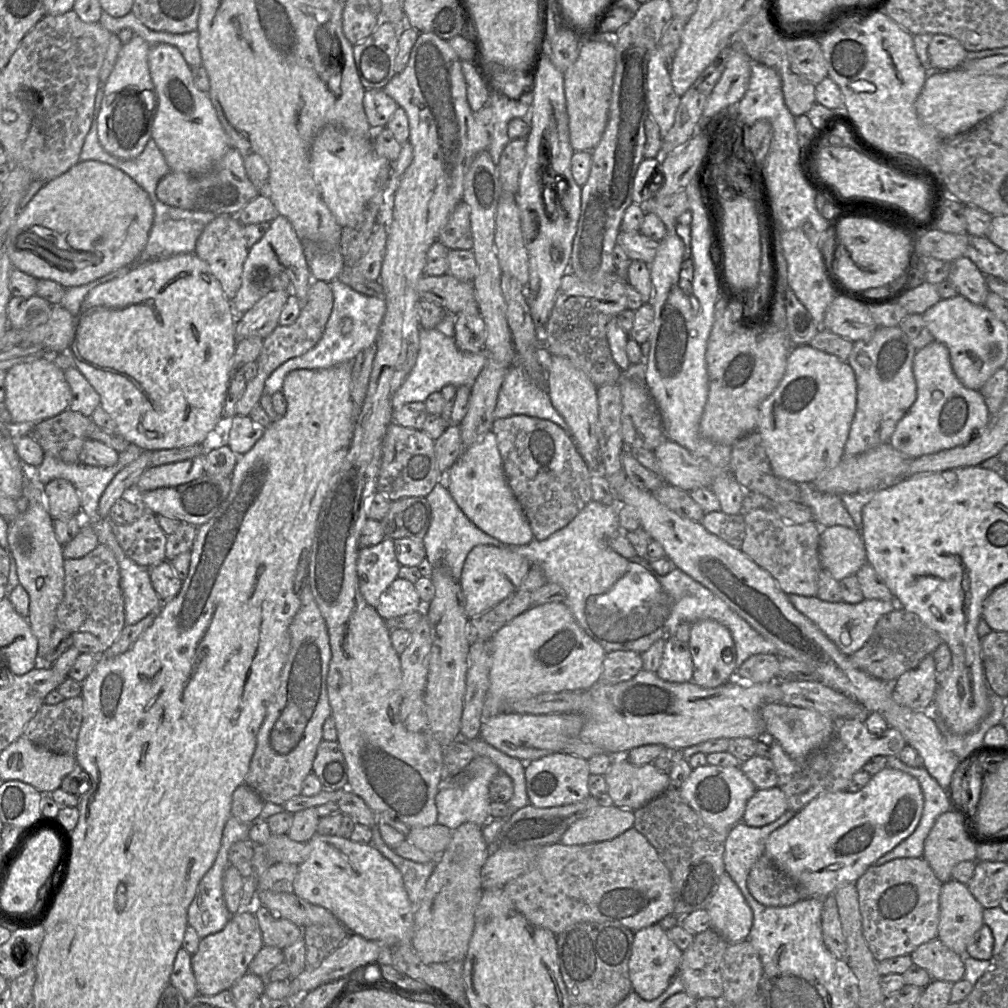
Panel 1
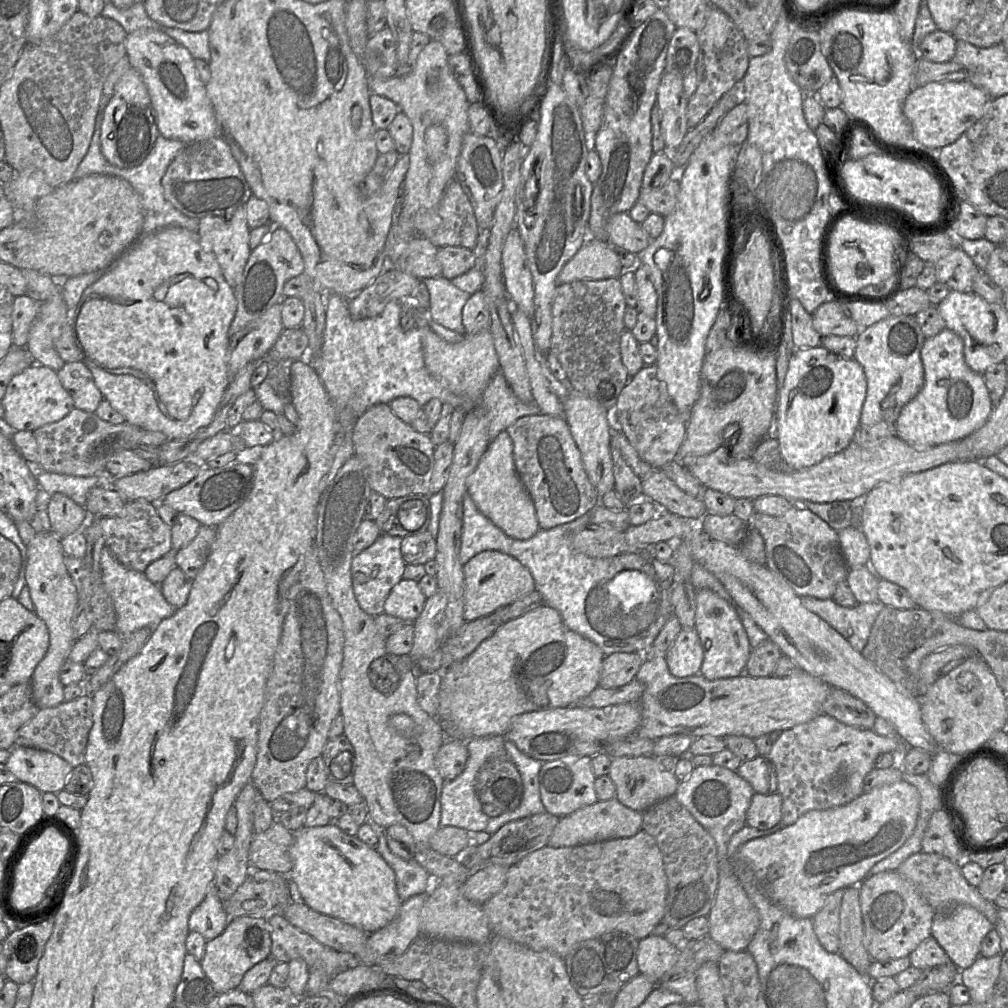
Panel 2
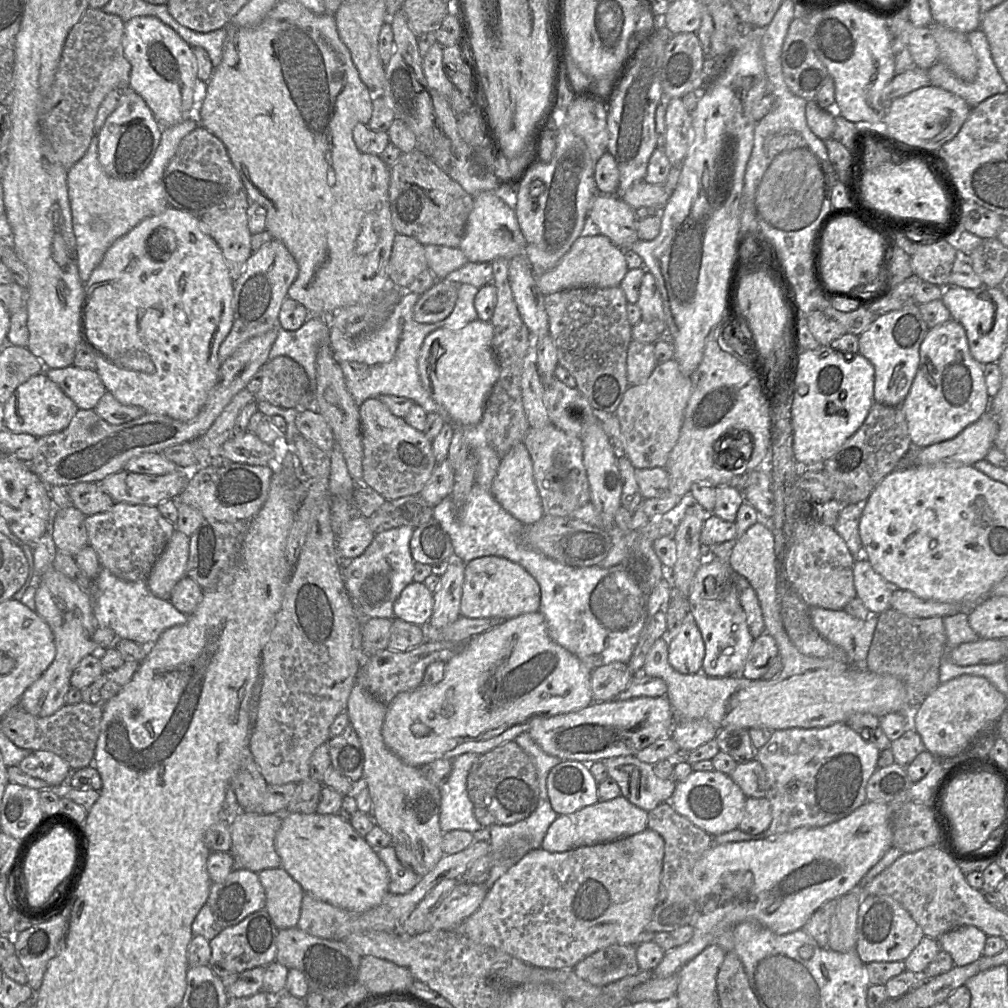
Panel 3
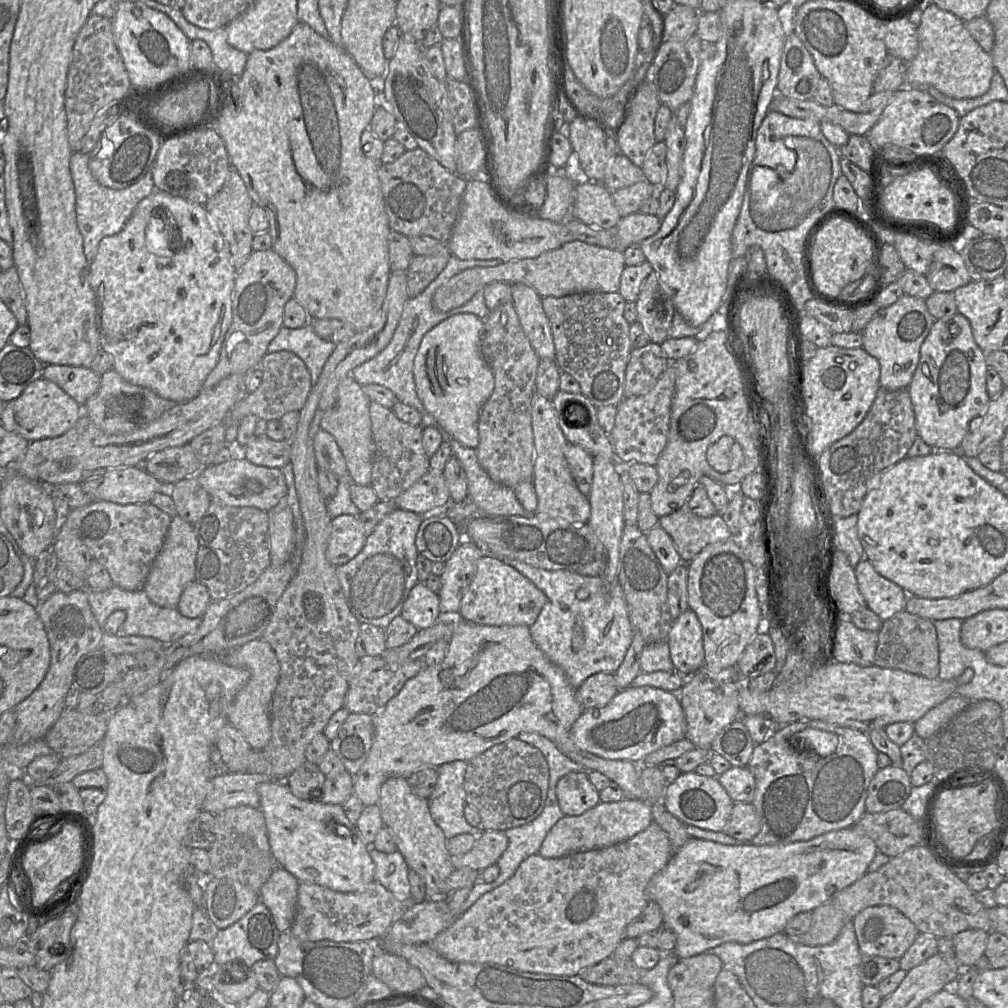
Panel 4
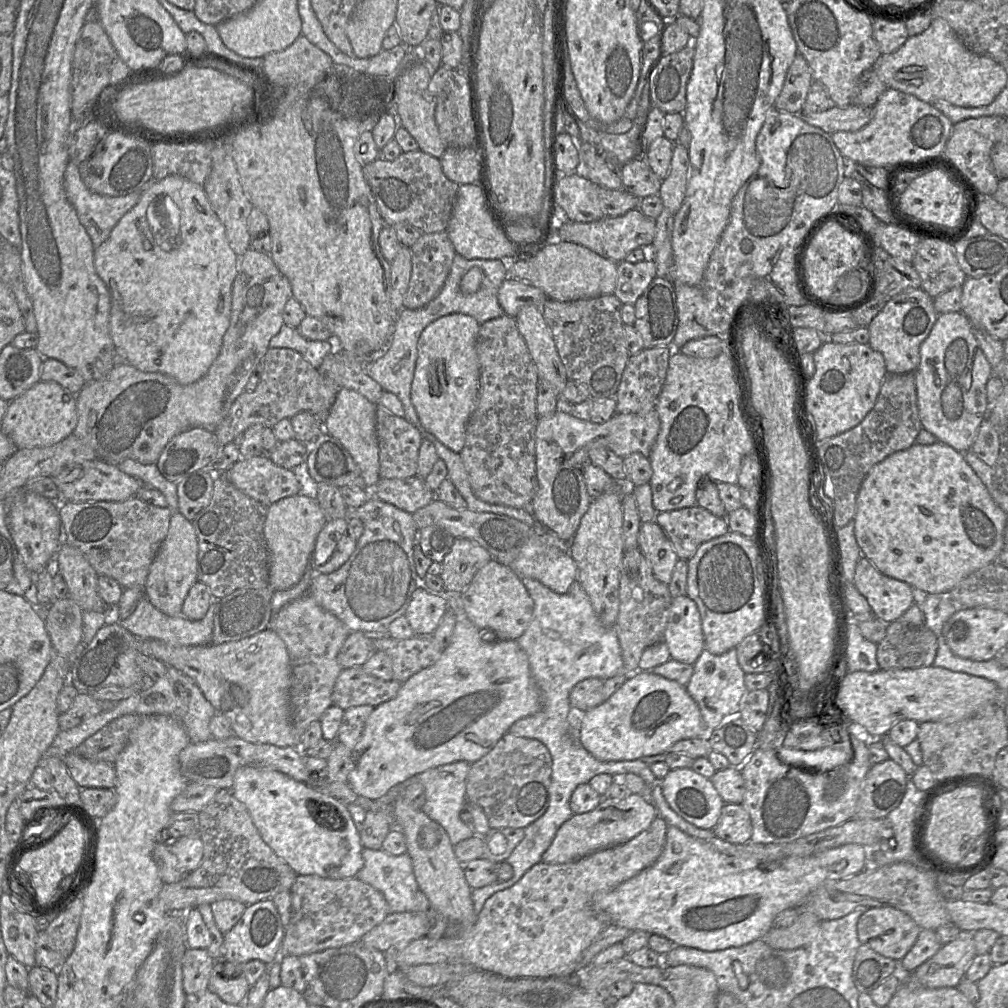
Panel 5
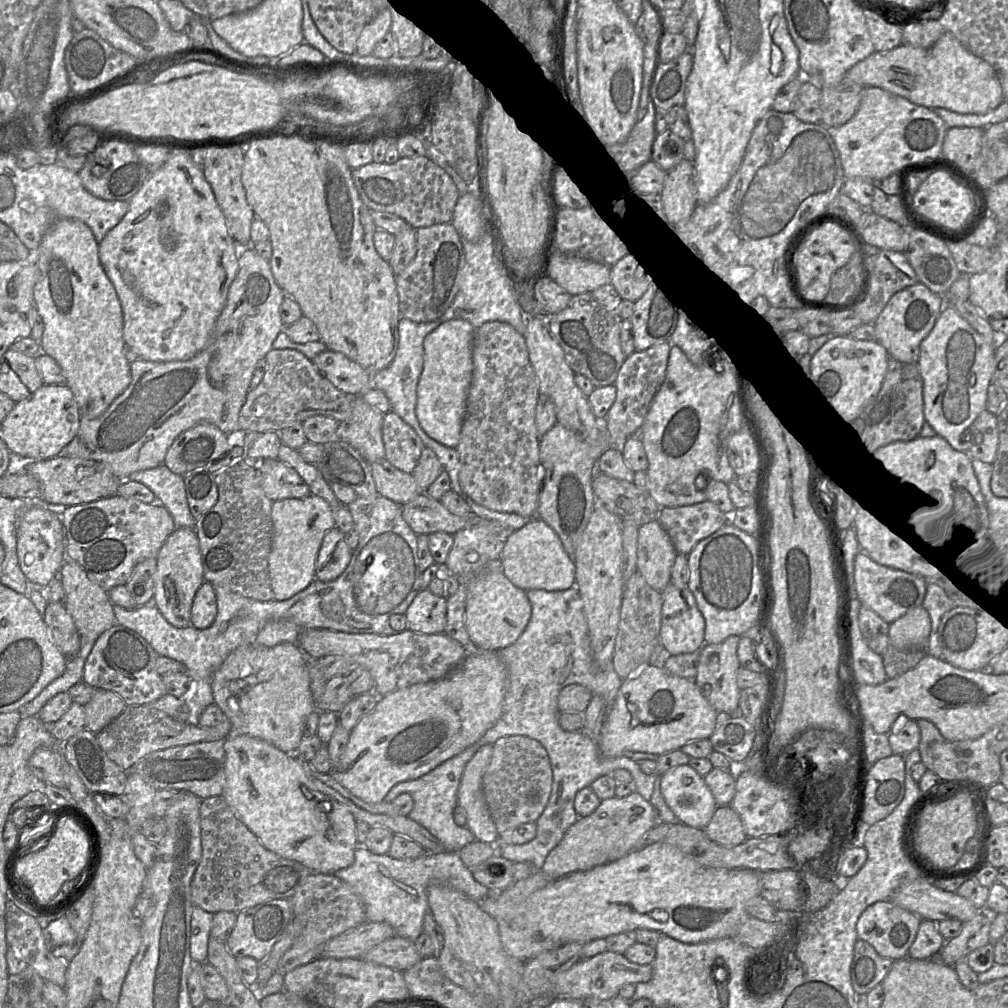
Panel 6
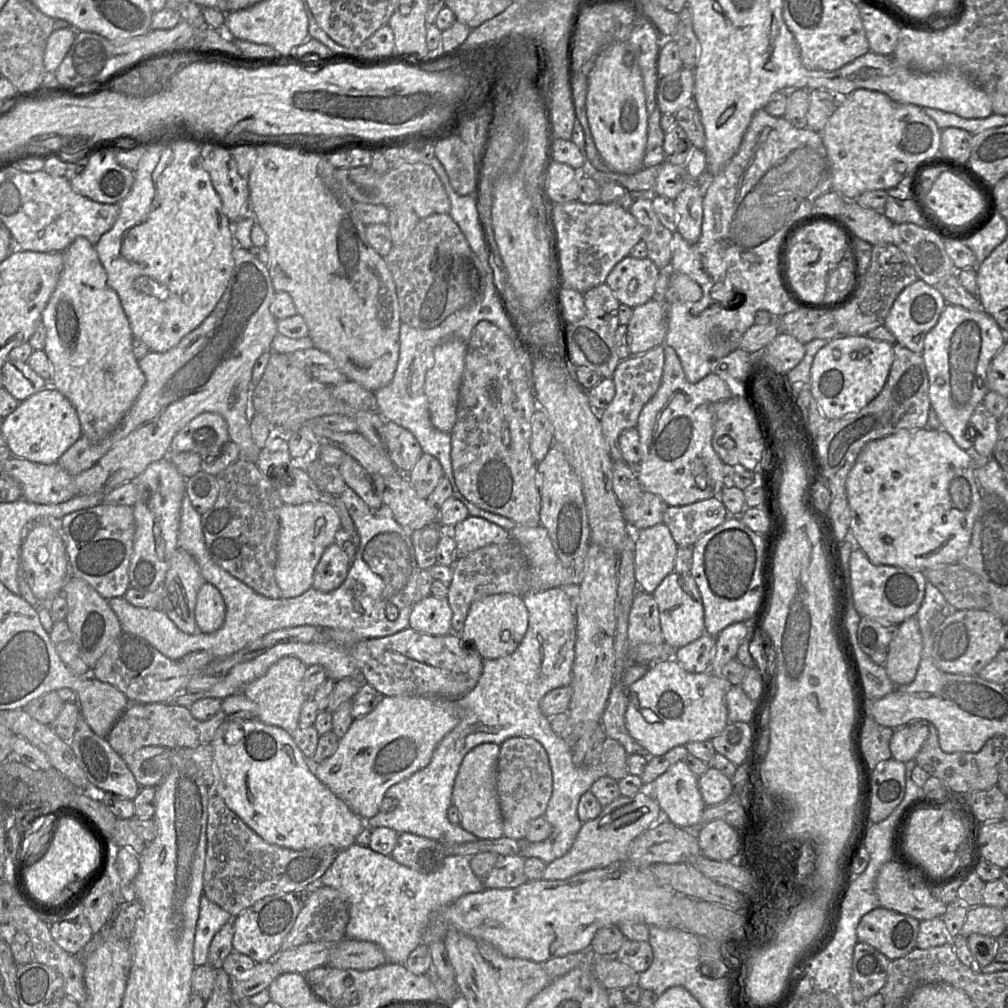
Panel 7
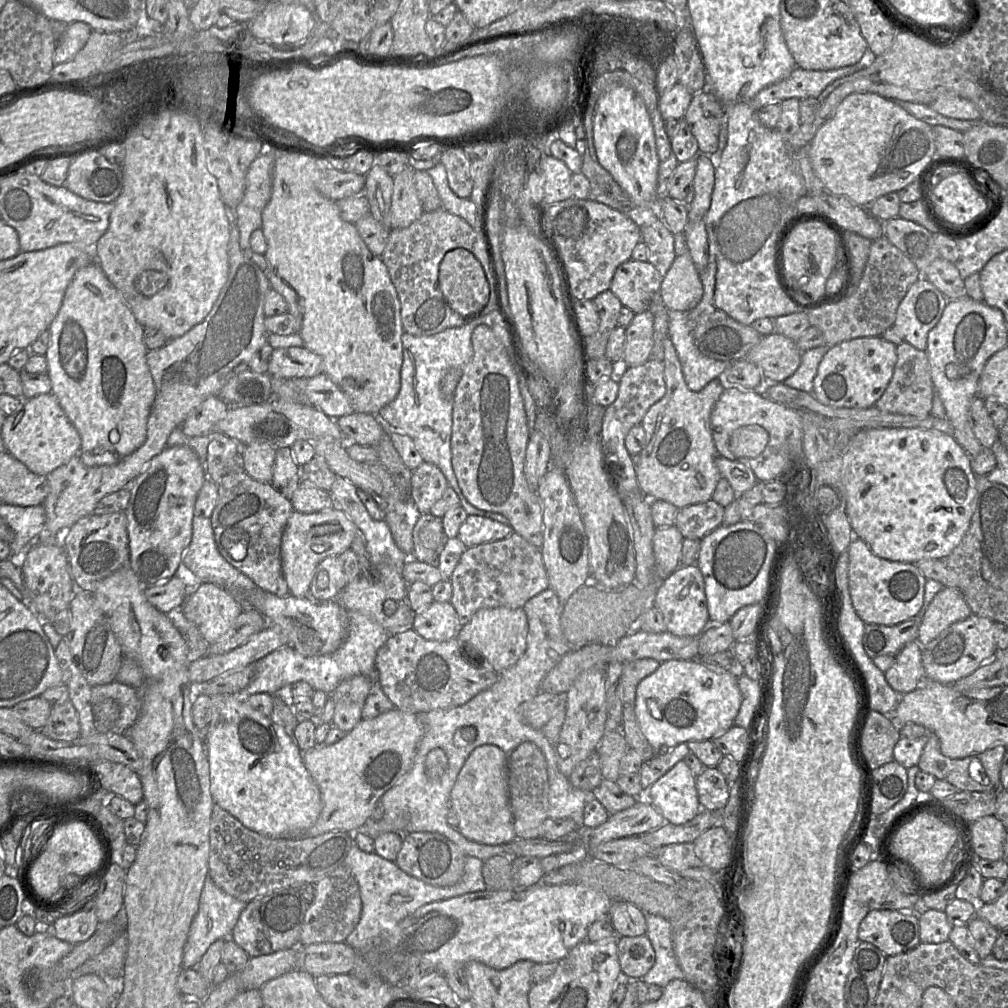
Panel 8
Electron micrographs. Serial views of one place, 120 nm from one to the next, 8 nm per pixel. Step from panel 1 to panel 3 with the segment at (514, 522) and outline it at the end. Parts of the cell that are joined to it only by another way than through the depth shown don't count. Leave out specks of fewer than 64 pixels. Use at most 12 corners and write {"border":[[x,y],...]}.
{"border":[[523,443],[501,458],[489,491],[525,526],[544,515]]}

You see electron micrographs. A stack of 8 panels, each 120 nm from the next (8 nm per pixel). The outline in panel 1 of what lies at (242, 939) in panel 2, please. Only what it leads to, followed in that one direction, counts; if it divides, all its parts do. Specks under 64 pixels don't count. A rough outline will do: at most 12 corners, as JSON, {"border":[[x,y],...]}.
{"border":[[241,908],[191,955],[198,994],[213,996],[248,972],[263,946]]}

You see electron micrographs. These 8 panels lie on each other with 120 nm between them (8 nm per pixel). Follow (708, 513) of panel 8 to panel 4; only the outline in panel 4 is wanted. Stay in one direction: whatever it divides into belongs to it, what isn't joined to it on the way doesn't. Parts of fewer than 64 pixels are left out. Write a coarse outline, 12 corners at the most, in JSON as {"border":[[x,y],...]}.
{"border":[[720,514],[659,517],[684,563],[732,536]]}

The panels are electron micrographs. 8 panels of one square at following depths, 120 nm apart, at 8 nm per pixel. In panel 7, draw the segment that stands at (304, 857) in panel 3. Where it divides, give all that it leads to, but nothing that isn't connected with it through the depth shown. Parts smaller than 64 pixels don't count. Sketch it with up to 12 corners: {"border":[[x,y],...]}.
{"border":[[228,720],[211,794],[265,842],[355,843],[366,820],[292,735]]}

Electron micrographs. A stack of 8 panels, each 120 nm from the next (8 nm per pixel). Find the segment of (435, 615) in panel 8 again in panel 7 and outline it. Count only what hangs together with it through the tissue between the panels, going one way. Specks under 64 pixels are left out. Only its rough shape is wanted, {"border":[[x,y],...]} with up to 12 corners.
{"border":[[429,595],[412,606],[409,627],[443,636],[451,632],[446,598]]}

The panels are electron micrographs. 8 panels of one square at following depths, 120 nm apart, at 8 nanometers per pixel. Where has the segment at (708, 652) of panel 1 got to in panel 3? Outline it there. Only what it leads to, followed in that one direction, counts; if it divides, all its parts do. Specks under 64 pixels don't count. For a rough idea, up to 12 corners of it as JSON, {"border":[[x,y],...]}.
{"border":[[708,557],[688,596],[701,673],[740,676],[754,638],[730,567]]}

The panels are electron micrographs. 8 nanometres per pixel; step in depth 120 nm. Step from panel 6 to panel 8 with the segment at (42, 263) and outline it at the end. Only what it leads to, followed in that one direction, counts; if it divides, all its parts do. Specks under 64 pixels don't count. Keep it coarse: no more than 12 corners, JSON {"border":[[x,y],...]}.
{"border":[[97,262],[49,326],[87,466],[146,440],[143,326]]}

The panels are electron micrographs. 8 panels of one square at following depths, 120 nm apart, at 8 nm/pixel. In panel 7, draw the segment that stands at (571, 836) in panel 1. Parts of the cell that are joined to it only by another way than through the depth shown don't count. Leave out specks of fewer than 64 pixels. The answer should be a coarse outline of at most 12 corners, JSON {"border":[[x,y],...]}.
{"border":[[646,788],[582,823],[542,878],[565,880],[625,860],[663,817]]}

